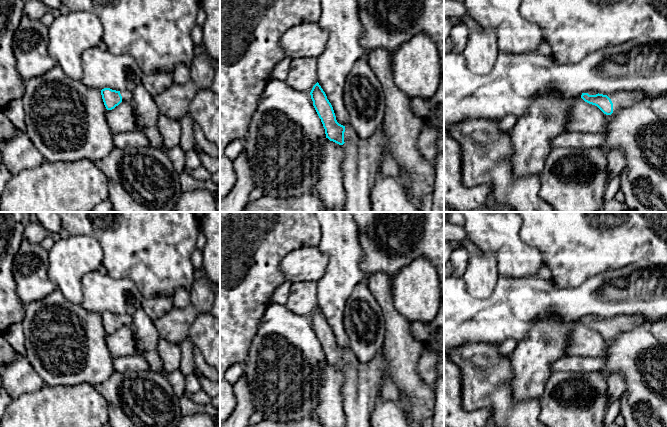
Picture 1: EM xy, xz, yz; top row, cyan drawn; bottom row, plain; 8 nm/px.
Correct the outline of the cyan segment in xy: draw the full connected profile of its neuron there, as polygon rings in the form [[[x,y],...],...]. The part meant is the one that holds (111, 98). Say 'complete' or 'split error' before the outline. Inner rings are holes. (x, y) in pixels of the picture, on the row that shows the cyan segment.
split error; [[[110,88],[101,90],[102,99],[107,110],[112,110],[118,106],[122,101],[131,101],[131,91],[116,91]]]

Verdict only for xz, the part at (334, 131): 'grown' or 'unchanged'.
grown

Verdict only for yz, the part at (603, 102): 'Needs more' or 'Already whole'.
Needs more

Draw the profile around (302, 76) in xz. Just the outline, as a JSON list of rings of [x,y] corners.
[[[303,57],[292,60],[285,82],[296,90],[310,93],[317,83],[317,58]]]

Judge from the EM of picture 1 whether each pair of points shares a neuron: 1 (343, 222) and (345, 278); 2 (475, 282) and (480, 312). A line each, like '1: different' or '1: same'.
1: same
2: different

